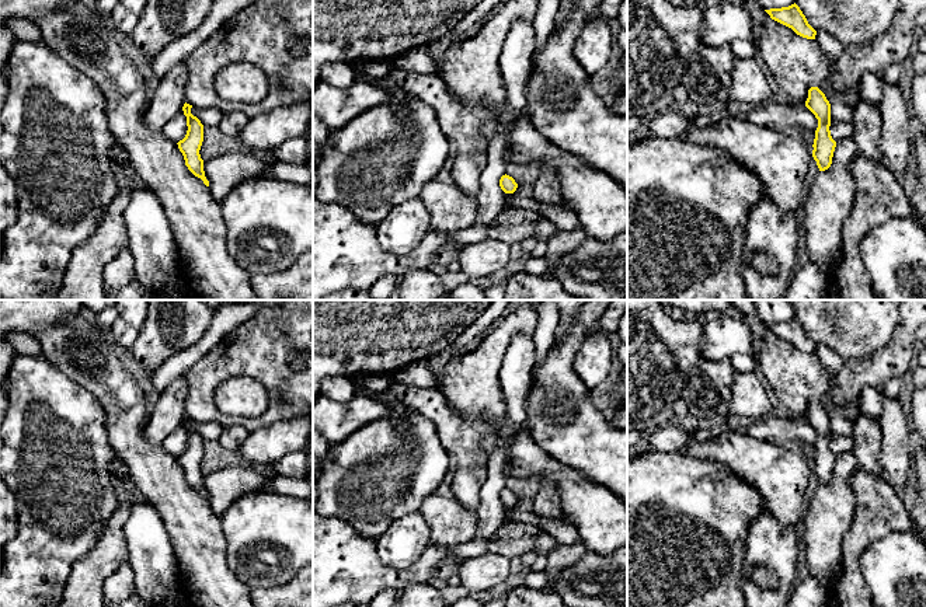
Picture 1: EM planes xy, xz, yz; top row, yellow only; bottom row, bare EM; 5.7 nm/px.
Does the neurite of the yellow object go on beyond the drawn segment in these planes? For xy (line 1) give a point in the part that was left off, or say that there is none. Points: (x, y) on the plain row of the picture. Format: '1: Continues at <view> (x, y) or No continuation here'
1: No continuation here

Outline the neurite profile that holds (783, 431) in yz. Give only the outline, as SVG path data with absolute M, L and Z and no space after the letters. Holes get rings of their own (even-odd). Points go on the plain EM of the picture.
M769 416L767 419L752 421L749 425L744 426L720 423L716 426L690 430L689 433L696 442L709 442L724 433L739 433L760 440L773 440L780 444L796 442L817 444L818 442L818 433L805 421L805 418L793 422L787 418Z

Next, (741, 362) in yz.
M737 353L730 360L735 371L758 371L758 360L752 353Z

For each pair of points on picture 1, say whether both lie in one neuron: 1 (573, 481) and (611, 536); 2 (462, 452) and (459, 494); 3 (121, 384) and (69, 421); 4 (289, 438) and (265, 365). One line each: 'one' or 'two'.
1: one
2: one
3: two
4: two

